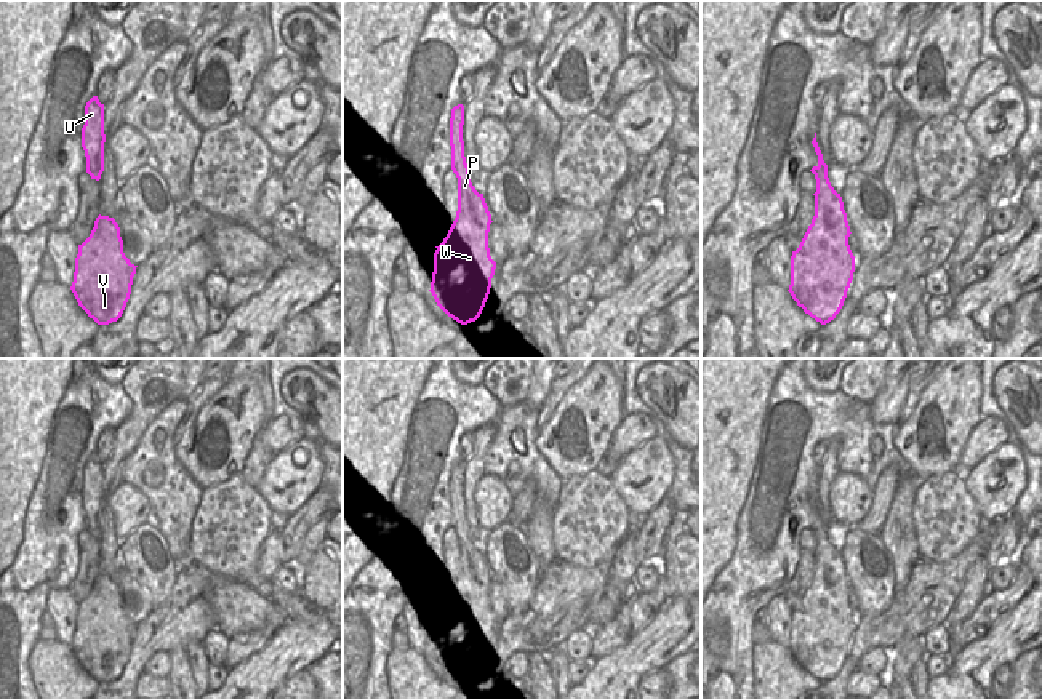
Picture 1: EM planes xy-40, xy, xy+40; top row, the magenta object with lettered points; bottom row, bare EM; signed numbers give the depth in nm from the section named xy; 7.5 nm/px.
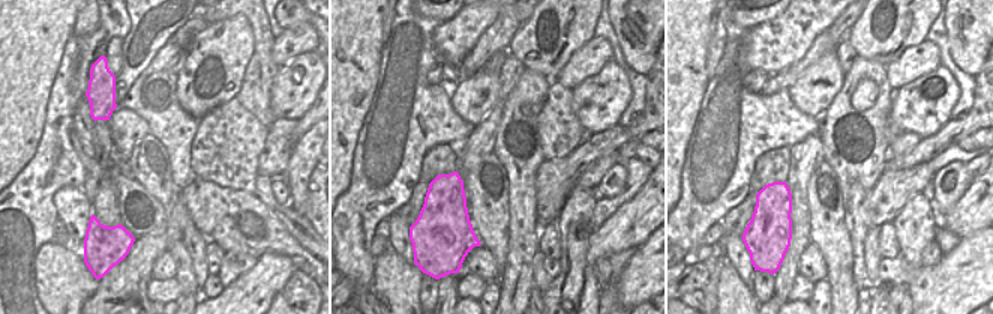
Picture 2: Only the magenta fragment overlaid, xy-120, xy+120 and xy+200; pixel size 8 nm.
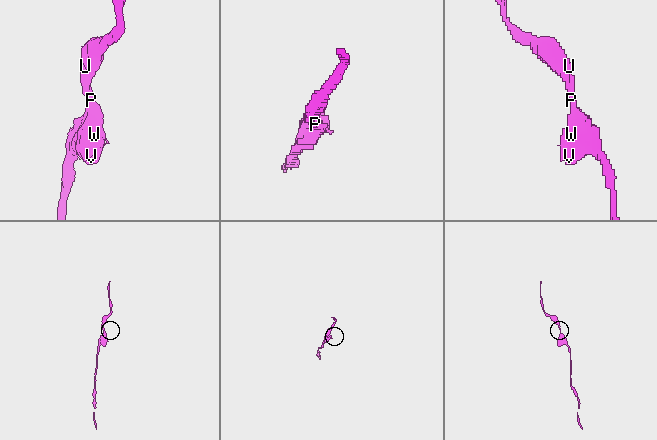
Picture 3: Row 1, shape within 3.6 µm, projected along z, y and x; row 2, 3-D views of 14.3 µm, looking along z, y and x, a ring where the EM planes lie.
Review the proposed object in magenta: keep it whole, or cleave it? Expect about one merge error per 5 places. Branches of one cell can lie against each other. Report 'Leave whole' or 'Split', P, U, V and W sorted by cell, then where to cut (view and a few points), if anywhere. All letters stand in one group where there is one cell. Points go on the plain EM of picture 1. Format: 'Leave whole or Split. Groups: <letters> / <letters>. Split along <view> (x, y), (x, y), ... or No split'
Leave whole. Groups: P U V W. No split

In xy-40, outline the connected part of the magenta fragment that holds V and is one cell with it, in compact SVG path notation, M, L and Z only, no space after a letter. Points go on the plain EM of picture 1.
M99 573L90 595L78 603L70 648L90 677L109 683L126 665L136 625L123 611L115 577Z

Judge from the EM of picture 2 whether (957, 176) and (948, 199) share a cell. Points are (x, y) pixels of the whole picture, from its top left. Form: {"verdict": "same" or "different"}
{"verdict": "same"}

